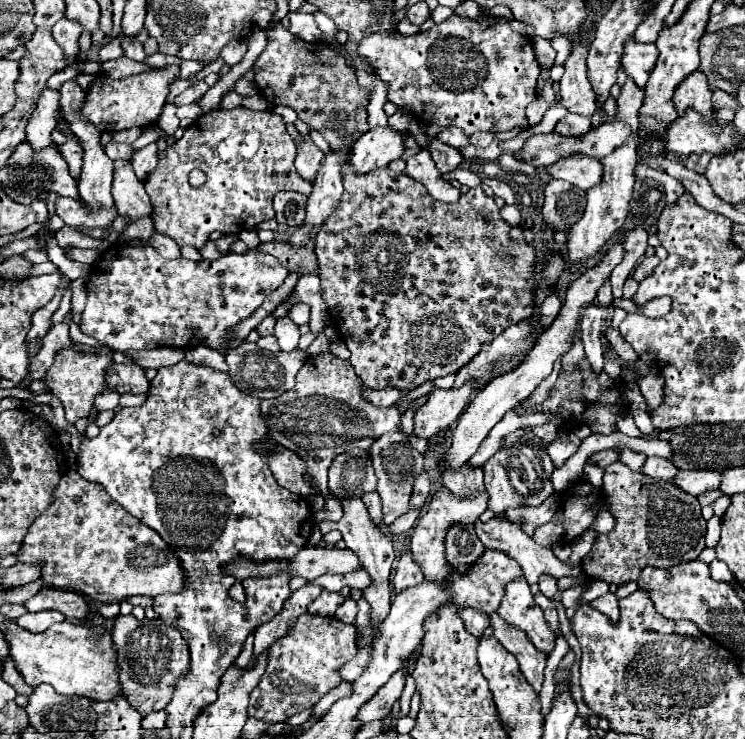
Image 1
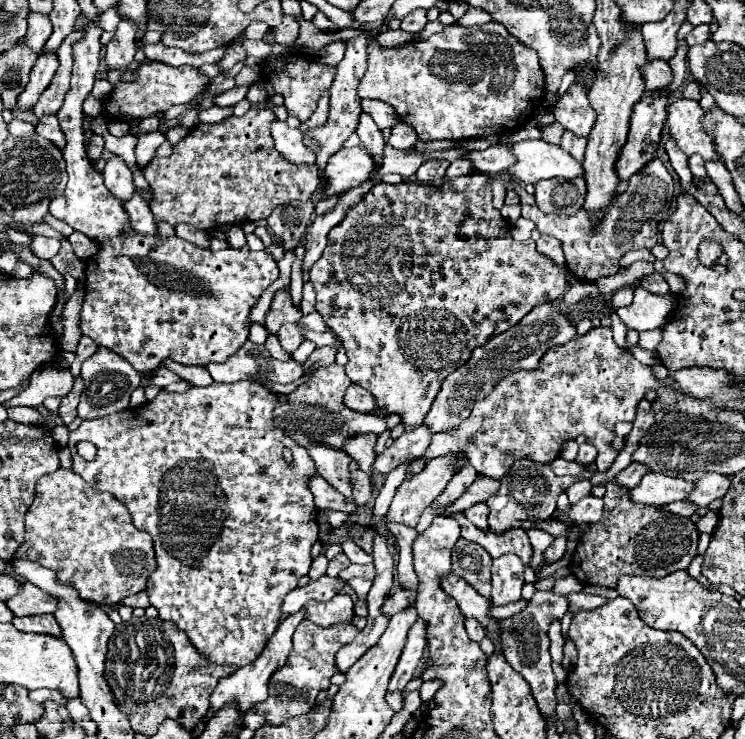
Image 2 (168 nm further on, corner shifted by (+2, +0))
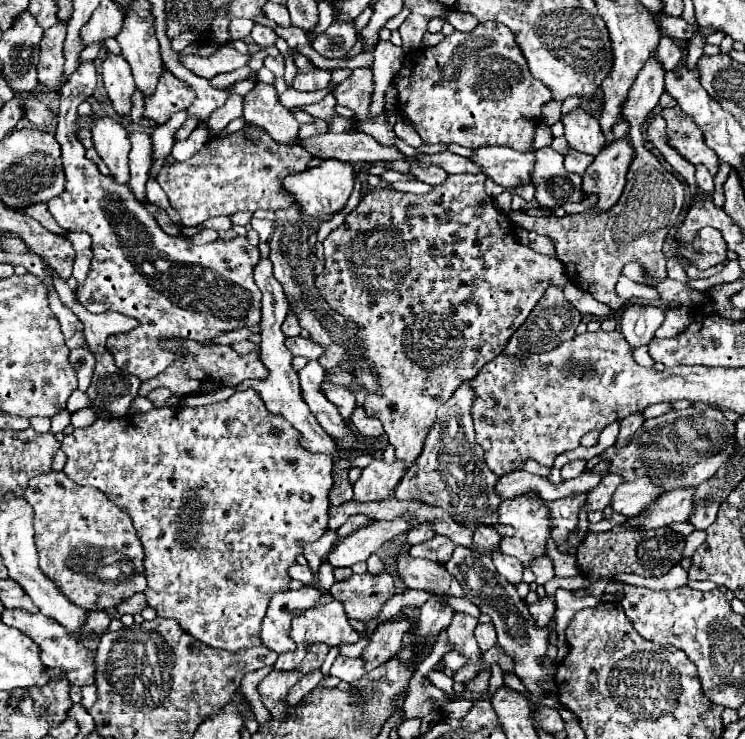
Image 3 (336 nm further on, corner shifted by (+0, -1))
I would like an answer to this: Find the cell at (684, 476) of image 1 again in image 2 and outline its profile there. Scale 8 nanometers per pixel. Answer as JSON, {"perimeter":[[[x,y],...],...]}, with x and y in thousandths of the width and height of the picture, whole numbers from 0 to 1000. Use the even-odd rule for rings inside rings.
{"perimeter":[[[867,640],[846,667],[848,678],[867,683],[897,683],[902,678],[921,675],[932,664],[932,654],[913,645],[897,645],[886,640]]]}

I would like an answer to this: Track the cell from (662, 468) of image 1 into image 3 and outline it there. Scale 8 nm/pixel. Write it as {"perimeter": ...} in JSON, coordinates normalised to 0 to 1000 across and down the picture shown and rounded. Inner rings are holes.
{"perimeter":[[[816,641],[808,647],[808,652],[787,671],[784,679],[784,690],[787,693],[800,693],[800,690],[811,690],[824,668],[824,663],[830,660],[830,655],[835,655],[835,647],[830,647],[830,641]]]}

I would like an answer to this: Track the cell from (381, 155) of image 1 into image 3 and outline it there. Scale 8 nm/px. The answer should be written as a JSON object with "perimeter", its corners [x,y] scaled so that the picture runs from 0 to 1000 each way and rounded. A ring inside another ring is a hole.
{"perimeter":[[[435,217],[424,227],[413,227],[408,233],[384,238],[379,244],[379,252],[392,265],[395,276],[403,281],[408,292],[443,292],[464,279],[464,271],[475,254],[475,233],[472,225],[464,225],[464,219]]]}

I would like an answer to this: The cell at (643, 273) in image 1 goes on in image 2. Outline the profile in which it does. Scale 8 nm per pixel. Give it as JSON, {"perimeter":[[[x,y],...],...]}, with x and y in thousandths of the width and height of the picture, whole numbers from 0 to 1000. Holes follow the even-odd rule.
{"perimeter":[[[881,367],[878,372],[872,372],[872,375],[862,378],[862,380],[859,380],[859,386],[864,386],[864,388],[867,388],[870,394],[875,394],[875,396],[899,396],[894,378],[891,378],[883,367]]]}

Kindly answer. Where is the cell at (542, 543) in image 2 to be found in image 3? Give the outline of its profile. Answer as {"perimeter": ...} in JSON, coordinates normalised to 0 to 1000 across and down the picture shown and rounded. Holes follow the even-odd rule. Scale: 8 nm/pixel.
{"perimeter":[[[736,752],[719,755],[714,760],[711,771],[719,777],[719,790],[725,790],[725,793],[730,793],[736,785],[744,782],[744,766],[741,766],[741,758]]]}

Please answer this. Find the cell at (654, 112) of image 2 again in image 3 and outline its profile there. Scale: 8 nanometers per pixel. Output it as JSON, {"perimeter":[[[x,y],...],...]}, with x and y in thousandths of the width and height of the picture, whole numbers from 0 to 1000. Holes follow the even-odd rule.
{"perimeter":[[[830,189],[813,198],[803,214],[792,222],[792,227],[781,238],[781,263],[789,268],[792,263],[803,265],[800,279],[795,287],[813,287],[819,284],[832,263],[835,252],[840,246],[840,230],[846,225],[846,211],[851,203],[846,203],[846,189]]]}

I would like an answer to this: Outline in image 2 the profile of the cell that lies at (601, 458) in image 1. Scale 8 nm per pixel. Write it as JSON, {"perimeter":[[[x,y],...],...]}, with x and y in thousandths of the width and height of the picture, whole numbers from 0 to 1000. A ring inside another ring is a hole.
{"perimeter":[[[754,618],[744,621],[738,629],[741,629],[741,637],[744,637],[746,643],[781,643],[781,640],[789,635],[787,629],[781,629],[781,627],[776,627],[776,624],[760,624],[760,621],[754,621]]]}

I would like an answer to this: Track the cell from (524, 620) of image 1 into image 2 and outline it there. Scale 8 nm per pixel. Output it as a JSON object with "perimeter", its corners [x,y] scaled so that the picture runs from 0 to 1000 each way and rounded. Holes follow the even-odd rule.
{"perimeter":[[[693,751],[663,756],[660,765],[660,819],[682,819],[701,813],[703,765]]]}

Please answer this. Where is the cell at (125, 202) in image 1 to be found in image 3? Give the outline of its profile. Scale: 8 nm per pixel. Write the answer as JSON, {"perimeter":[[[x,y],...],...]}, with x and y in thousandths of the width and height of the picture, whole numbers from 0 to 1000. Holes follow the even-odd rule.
{"perimeter":[[[137,154],[121,157],[121,181],[129,206],[140,217],[140,222],[150,230],[150,238],[156,246],[169,249],[172,246],[172,206],[174,206],[174,189],[169,176],[148,157]]]}

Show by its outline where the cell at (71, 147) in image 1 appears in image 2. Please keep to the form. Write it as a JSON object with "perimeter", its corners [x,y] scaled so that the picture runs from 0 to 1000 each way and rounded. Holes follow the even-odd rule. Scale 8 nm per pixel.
{"perimeter":[[[62,158],[59,164],[54,164],[54,166],[48,169],[48,177],[51,177],[51,183],[56,183],[59,188],[70,191],[81,204],[86,204],[86,199],[89,199],[89,185],[86,185],[86,180],[83,180],[75,158]]]}

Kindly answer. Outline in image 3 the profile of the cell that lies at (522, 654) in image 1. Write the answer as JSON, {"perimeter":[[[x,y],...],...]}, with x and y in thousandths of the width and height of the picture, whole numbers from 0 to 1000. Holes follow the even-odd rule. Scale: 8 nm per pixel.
{"perimeter":[[[534,750],[532,777],[540,782],[545,796],[558,796],[558,798],[572,798],[572,801],[583,798],[591,804],[604,804],[604,806],[617,806],[617,809],[626,806],[615,785],[609,785],[607,777],[596,766],[591,766],[588,760],[577,760],[572,755]]]}

